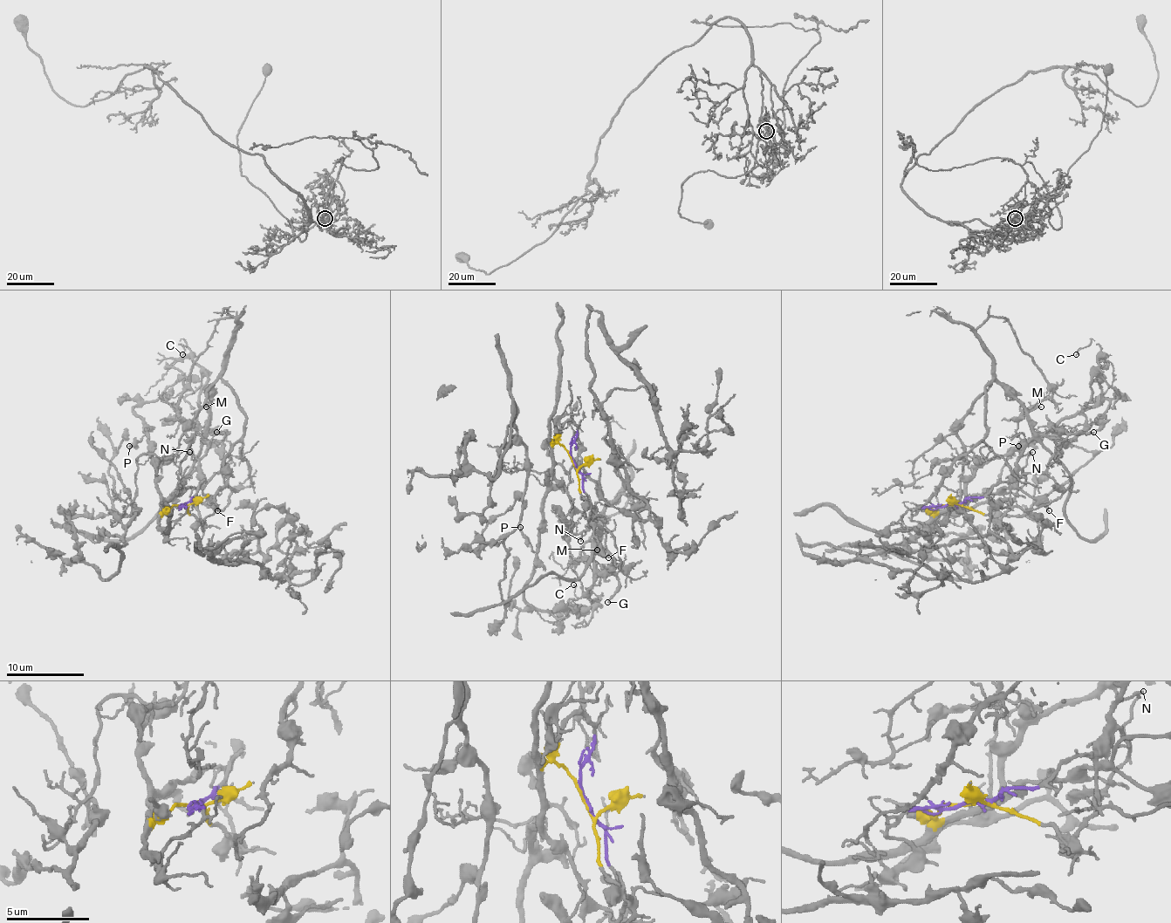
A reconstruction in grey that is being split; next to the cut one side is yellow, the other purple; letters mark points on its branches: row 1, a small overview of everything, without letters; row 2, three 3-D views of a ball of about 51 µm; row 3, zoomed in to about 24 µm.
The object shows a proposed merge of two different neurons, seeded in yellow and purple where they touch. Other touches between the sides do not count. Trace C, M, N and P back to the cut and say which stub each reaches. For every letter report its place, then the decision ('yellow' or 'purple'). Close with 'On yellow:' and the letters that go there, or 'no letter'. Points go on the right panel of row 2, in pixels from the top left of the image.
C: at (1076, 354); purple
M: at (1041, 406); purple
N: at (1032, 452); purple
P: at (1018, 446); yellow
On yellow: P

